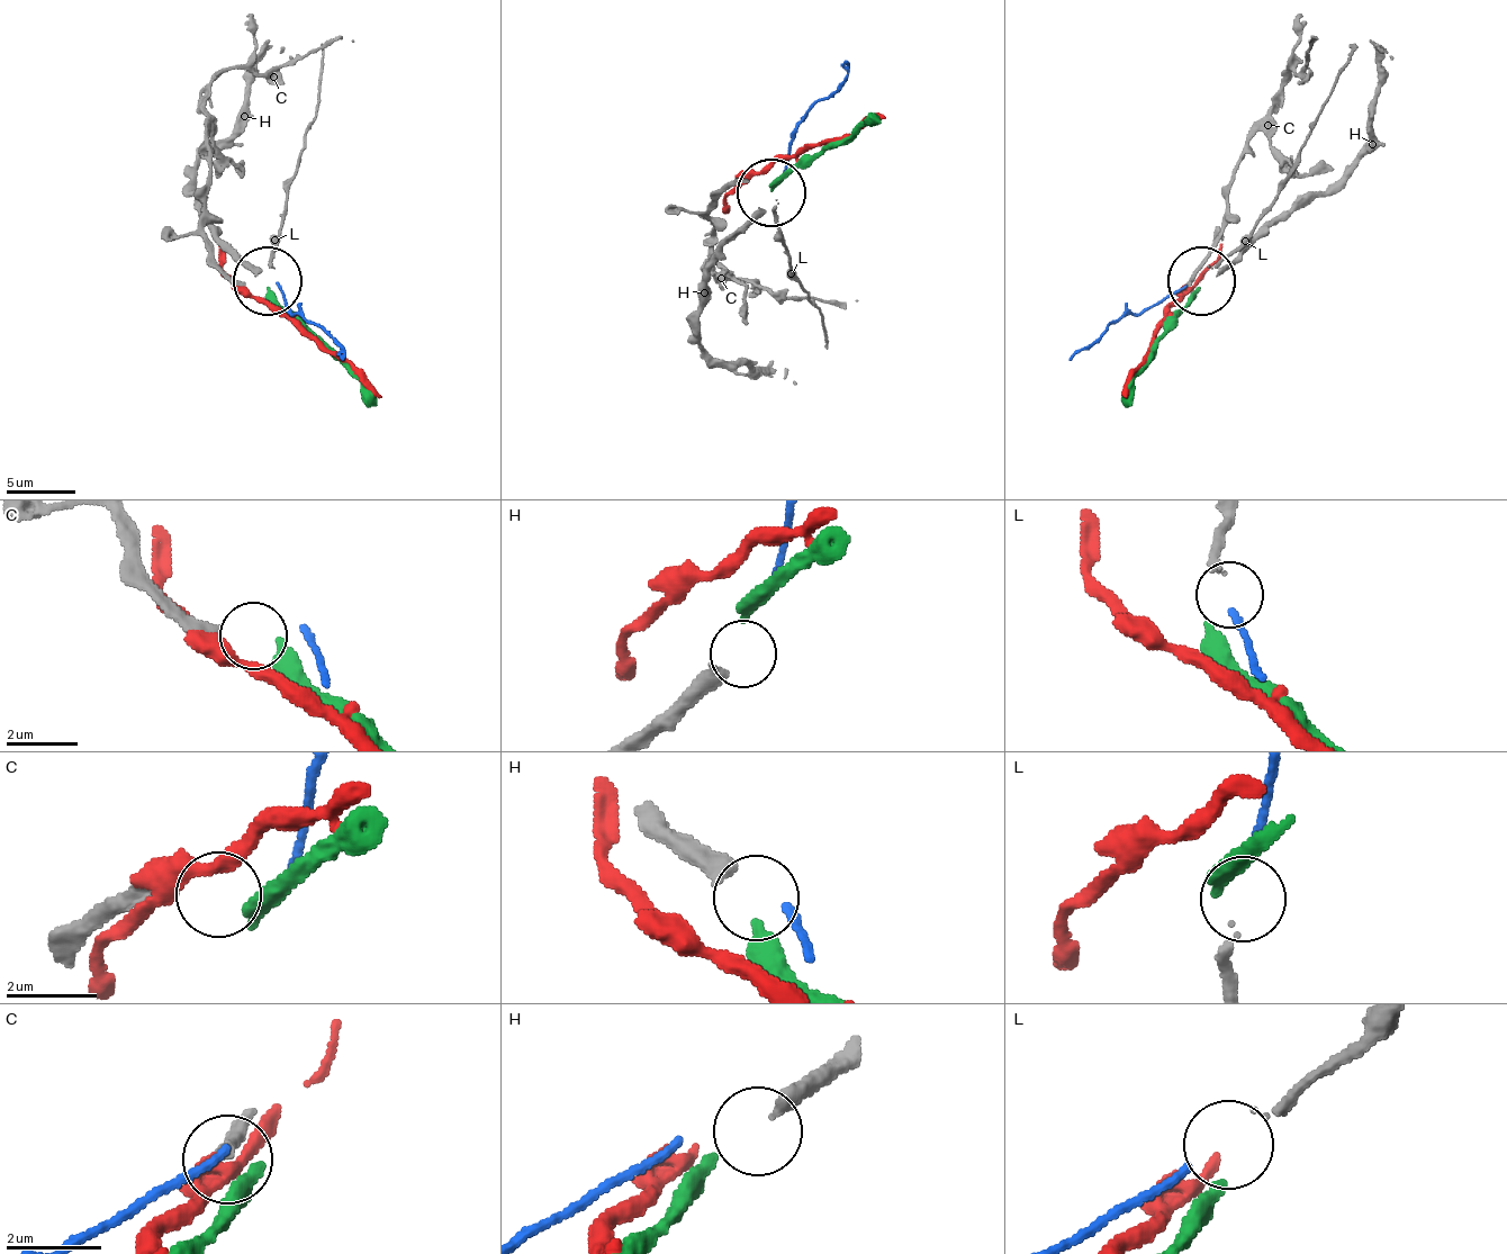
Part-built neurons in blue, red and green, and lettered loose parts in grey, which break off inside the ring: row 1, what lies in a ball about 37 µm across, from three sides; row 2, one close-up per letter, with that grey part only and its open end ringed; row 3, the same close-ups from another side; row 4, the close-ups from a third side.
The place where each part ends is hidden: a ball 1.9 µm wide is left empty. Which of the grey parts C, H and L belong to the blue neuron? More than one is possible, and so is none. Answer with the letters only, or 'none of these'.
L

